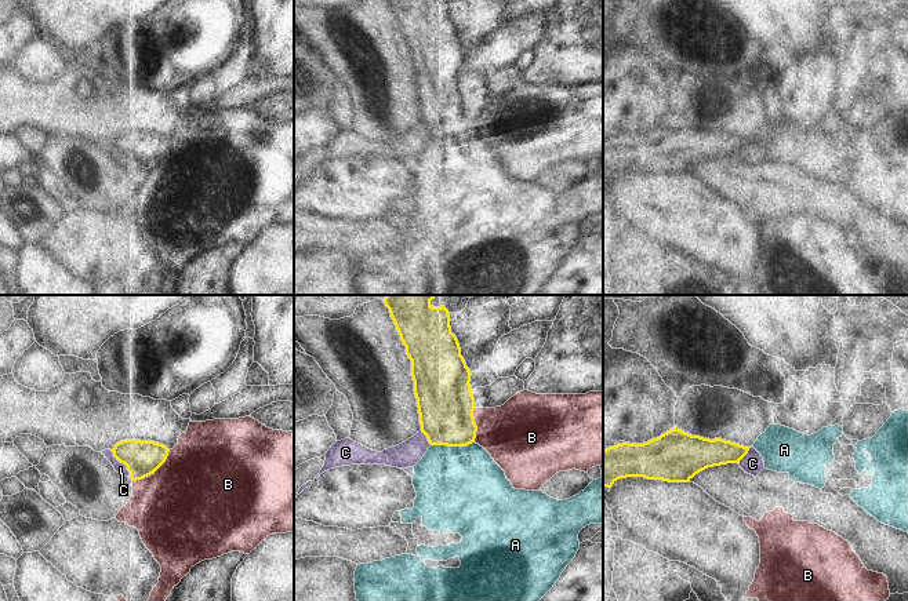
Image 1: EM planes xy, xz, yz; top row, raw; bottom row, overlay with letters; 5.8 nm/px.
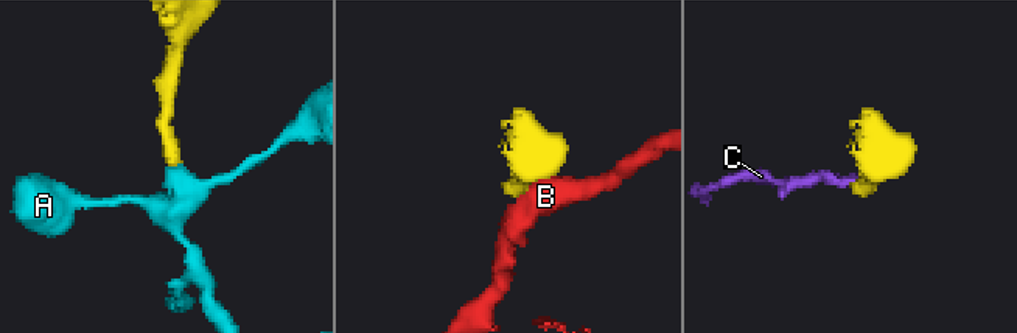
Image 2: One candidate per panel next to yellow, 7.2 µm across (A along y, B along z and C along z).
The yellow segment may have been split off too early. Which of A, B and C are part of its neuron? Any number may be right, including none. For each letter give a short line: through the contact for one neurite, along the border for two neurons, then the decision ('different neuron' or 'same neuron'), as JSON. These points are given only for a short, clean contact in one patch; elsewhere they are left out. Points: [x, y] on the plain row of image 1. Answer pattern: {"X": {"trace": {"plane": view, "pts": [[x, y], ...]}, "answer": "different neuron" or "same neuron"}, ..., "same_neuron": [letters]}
{"A": {"answer": "same neuron"}, "B": {"answer": "different neuron"}, "C": {"trace": {"plane": "xy", "pts": [[111, 142], [126, 157], [130, 168]]}, "answer": "different neuron"}, "same_neuron": ["A"]}

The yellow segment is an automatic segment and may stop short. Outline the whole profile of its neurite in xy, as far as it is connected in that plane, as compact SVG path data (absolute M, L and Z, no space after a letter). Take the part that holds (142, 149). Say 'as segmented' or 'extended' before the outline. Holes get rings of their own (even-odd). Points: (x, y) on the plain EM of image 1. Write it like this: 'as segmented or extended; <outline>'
as segmented; M124 131L112 143L127 157L130 170L137 172L153 165L166 153L170 141L155 132Z

